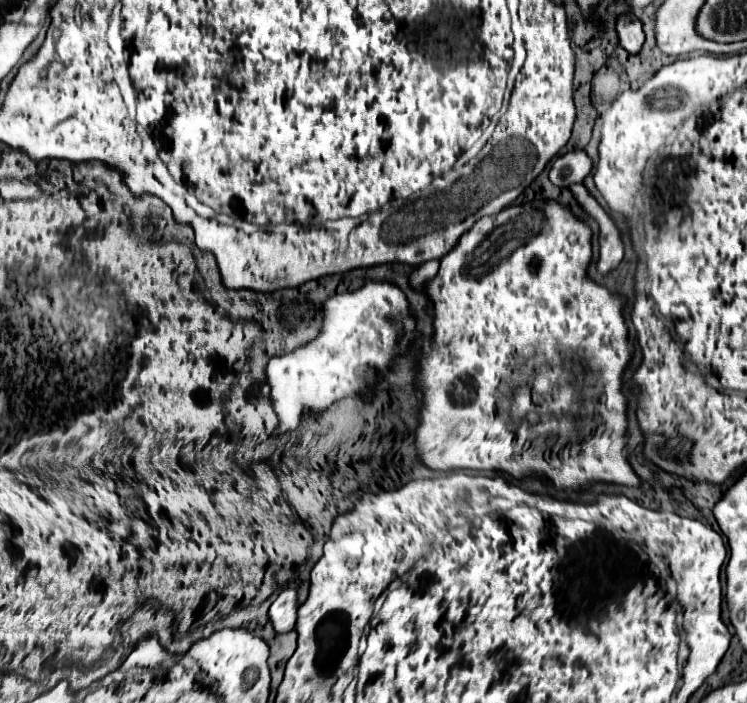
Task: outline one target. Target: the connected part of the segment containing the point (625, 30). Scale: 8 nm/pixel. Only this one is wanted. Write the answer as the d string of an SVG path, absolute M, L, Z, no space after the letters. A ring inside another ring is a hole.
M626 12L620 14L616 20L616 32L618 32L618 40L620 46L624 50L628 50L630 54L638 54L644 42L644 32L642 32L642 24L636 18L634 12Z

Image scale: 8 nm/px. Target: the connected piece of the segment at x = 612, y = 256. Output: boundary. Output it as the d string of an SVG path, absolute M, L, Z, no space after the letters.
M582 184L570 186L570 192L576 198L576 202L582 206L582 210L598 222L600 250L598 250L598 260L596 260L596 270L600 274L608 274L610 270L614 270L620 264L620 260L624 256L624 246L620 240L620 234L618 234L616 226L612 224L610 216L598 206L598 202L586 192L586 188Z

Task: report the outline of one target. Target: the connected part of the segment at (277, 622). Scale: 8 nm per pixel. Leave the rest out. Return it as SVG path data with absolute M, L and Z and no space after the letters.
M288 588L278 594L278 598L272 602L268 616L274 624L276 632L290 632L296 626L296 614L298 614L298 592Z

